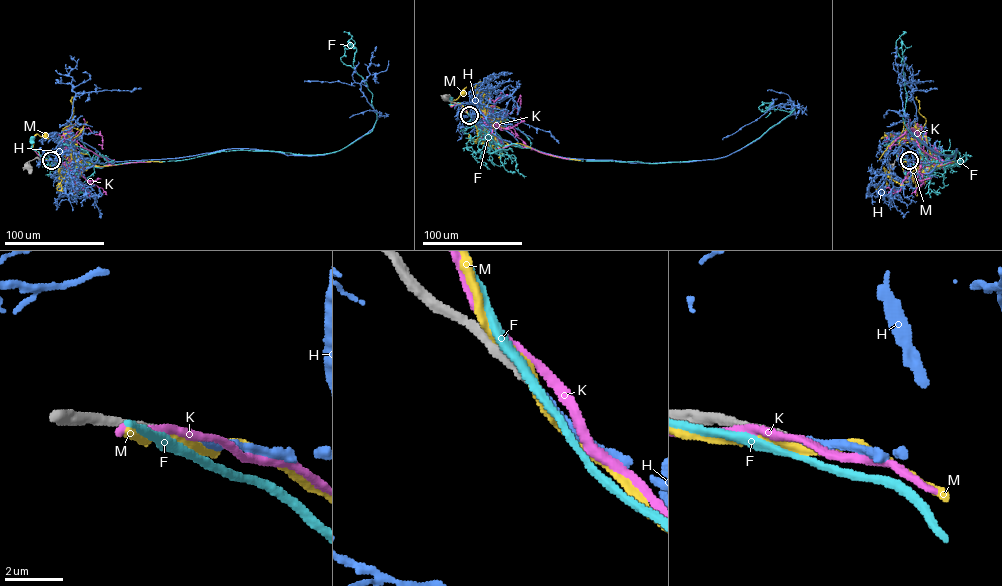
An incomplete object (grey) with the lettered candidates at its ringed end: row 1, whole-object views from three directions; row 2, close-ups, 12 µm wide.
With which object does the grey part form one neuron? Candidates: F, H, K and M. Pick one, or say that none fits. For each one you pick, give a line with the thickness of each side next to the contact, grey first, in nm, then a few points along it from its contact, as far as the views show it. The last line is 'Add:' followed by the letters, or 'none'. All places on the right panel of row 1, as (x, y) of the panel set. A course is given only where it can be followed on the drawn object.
H: 320 nm thick on the grey side, 320 nm on the other; it runs (909, 160), (929, 173), (938, 156), (957, 152), (926, 146), (903, 110), (900, 83), (933, 82)
Add: H

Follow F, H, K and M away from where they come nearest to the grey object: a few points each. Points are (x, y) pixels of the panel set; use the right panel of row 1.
F: (908, 160), (896, 156), (899, 144), (894, 138)
H: (909, 160), (929, 173), (938, 156), (957, 152), (926, 146), (903, 110), (900, 83), (933, 82)
K: (907, 159), (942, 168), (938, 166), (941, 165), (939, 161), (919, 147), (912, 131), (918, 129)
M: (908, 160), (897, 157), (900, 144), (894, 134), (887, 135)

